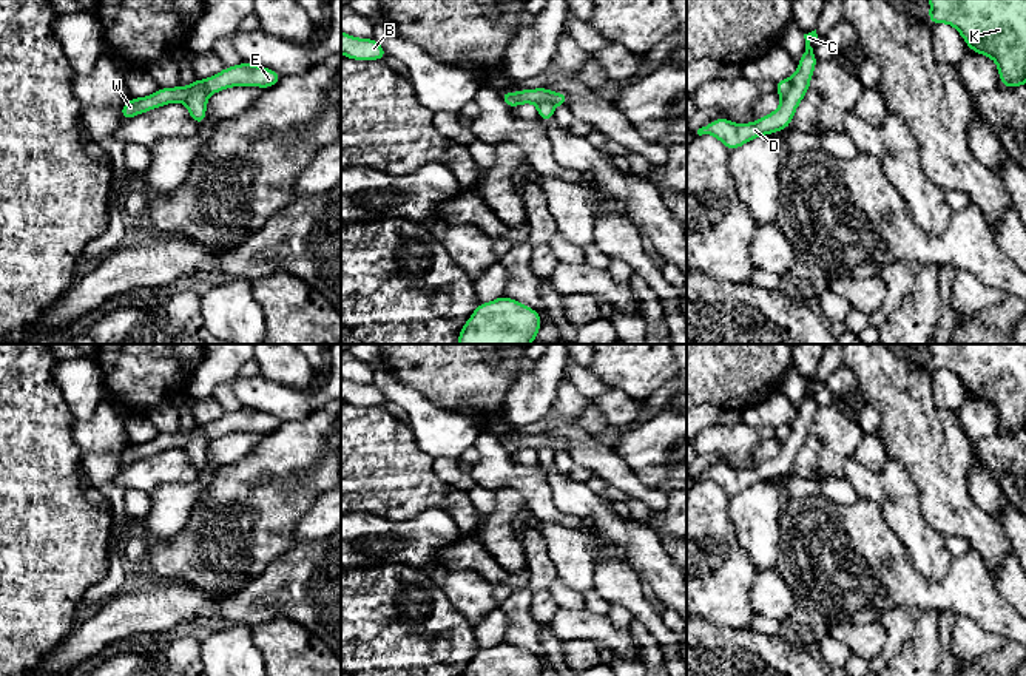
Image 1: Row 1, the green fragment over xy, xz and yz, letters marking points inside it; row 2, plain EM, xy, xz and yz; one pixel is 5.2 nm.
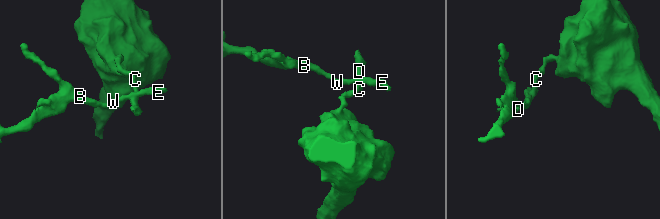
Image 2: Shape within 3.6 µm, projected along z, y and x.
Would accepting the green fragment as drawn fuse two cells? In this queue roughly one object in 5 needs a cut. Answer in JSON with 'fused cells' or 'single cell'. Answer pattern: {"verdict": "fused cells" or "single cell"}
{"verdict": "fused cells"}

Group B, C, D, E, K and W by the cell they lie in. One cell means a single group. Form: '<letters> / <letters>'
B E W / C D K

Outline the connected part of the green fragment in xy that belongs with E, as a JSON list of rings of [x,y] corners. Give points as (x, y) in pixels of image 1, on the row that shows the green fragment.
[[[242,62],[236,66],[224,68],[216,76],[199,80],[196,79],[188,86],[159,88],[154,94],[147,97],[133,97],[120,108],[122,120],[128,120],[137,114],[156,110],[171,102],[184,102],[190,94],[201,90],[205,94],[214,94],[230,86],[259,86],[272,88],[282,76],[265,66],[256,66]]]

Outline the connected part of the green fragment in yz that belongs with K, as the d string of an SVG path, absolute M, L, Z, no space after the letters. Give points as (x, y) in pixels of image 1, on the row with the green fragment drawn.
M929 0L927 22L949 23L970 51L995 60L1003 88L1026 85L1026 0Z

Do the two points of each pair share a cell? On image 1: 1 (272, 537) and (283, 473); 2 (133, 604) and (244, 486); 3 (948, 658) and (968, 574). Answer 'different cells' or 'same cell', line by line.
1: same cell
2: different cells
3: different cells

